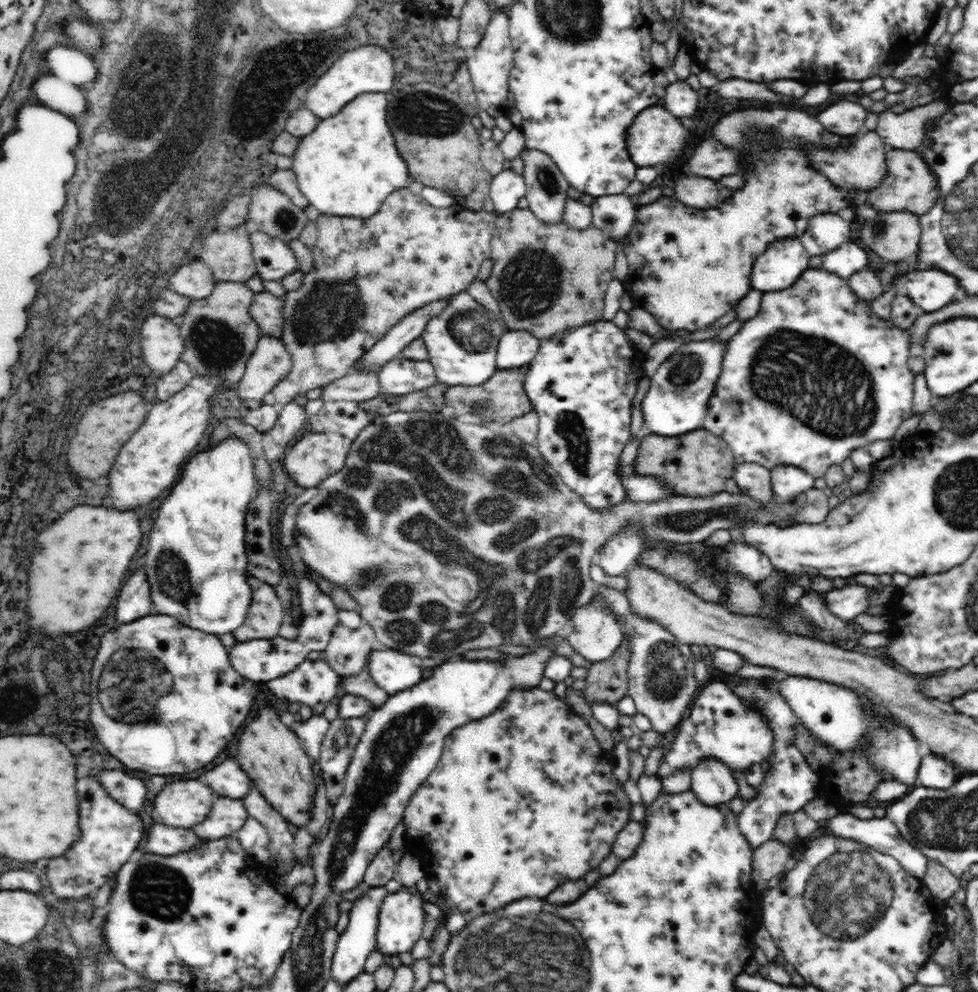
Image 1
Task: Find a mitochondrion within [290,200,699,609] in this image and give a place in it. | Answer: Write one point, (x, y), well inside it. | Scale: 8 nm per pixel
(530, 283)

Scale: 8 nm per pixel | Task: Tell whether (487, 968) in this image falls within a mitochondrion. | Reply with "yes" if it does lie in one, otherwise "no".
yes

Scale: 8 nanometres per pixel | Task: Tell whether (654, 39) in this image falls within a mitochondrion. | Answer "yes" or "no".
no

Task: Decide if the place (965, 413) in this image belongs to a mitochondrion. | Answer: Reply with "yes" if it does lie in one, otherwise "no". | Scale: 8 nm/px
yes

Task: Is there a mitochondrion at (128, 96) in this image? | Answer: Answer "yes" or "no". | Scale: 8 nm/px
yes

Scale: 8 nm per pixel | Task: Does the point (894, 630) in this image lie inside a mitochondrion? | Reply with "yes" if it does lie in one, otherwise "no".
no

